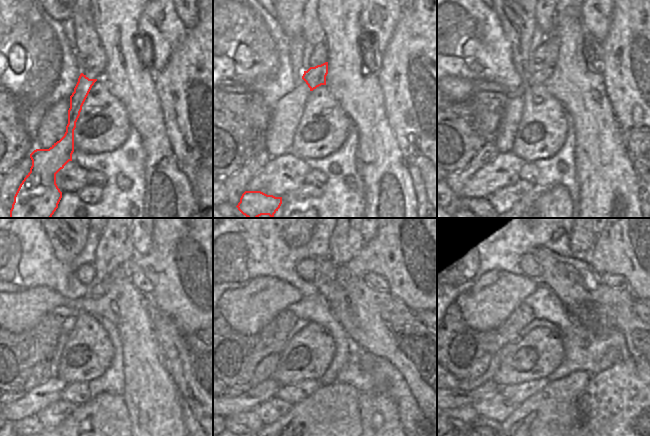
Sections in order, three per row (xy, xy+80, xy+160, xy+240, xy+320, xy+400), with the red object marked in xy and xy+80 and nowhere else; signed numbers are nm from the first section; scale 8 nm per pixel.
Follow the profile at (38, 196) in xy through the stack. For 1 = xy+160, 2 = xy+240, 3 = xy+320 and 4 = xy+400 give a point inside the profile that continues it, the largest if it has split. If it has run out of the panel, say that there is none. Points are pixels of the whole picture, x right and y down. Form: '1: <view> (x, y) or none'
1: xy+160 (564, 18)
2: xy+240 (115, 246)
3: xy+320 (346, 242)
4: xy+400 (582, 238)

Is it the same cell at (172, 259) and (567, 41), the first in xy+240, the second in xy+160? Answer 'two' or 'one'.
two

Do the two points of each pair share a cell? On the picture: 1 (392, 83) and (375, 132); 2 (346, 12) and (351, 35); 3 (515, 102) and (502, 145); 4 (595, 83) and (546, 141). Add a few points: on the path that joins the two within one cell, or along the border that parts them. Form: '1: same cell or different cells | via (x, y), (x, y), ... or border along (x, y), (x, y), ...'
1: different cells | border along (378, 83), (381, 88), (383, 105), (390, 129)
2: same cell | via (346, 18), (346, 29)
3: same cell | via (512, 113), (505, 134)
4: different cells | border along (554, 96), (563, 106), (569, 117)

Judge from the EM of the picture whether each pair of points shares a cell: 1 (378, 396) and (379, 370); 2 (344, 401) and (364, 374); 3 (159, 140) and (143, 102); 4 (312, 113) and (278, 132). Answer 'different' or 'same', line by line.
1: different
2: different
3: same
4: different

